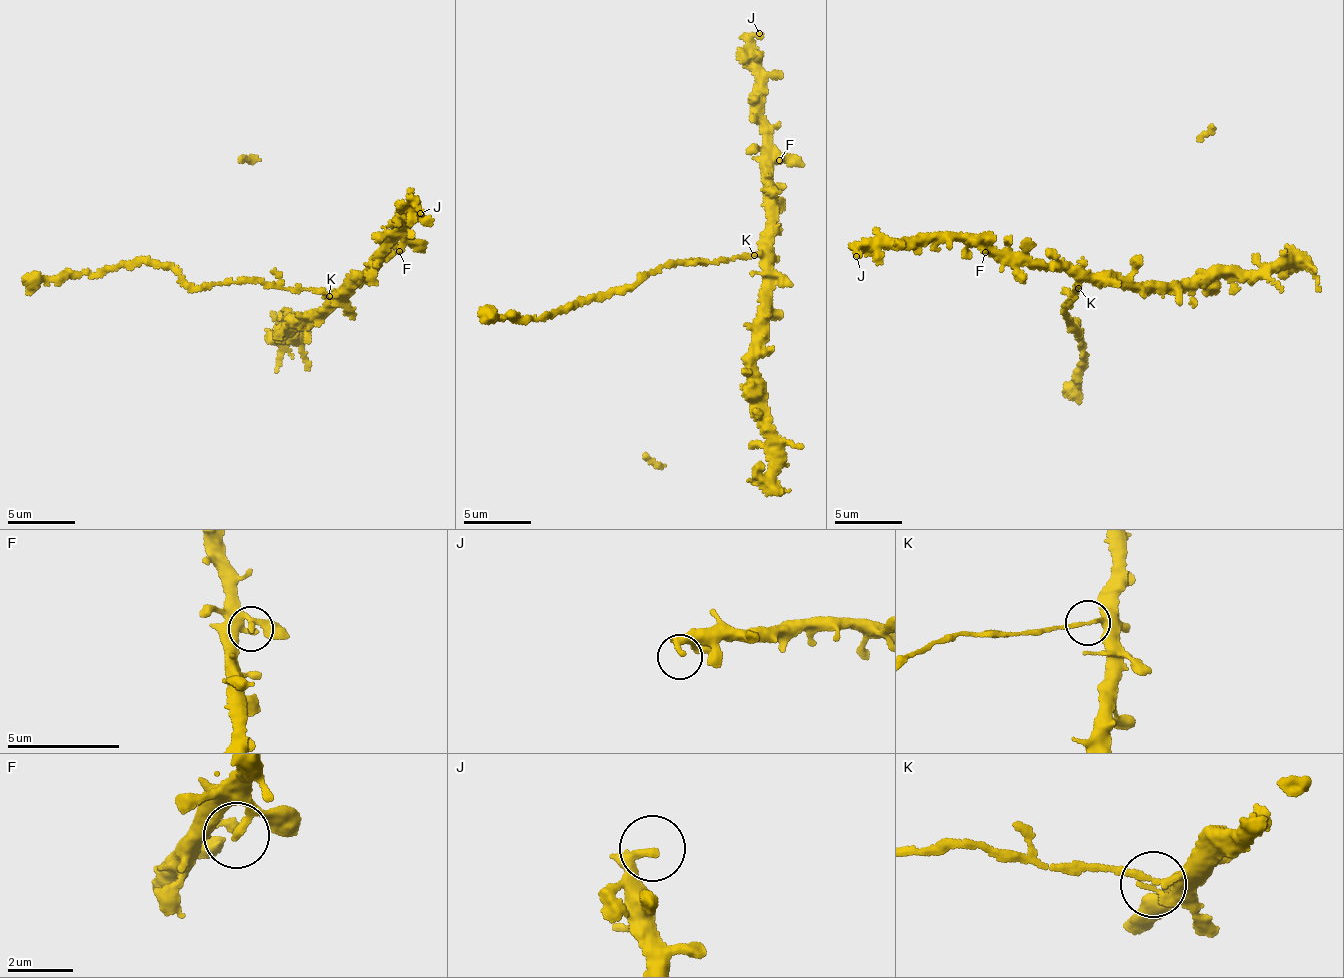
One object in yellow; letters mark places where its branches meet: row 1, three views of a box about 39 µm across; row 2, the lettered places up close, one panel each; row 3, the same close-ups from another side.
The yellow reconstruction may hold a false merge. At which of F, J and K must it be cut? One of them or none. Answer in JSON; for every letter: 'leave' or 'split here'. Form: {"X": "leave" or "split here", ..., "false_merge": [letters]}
{"F": "leave", "J": "leave", "K": "split here", "false_merge": ["K"]}

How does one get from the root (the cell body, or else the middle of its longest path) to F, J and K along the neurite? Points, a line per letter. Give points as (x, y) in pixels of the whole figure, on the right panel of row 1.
F: (1120, 283), (1114, 282), (1112, 277), (997, 258), (984, 244), (982, 249), (985, 252)
J: (1120, 283), (1112, 277), (997, 258), (985, 247), (935, 236), (910, 242), (878, 238), (856, 250), (856, 256)
K: (1120, 283), (1089, 275), (1078, 288)

